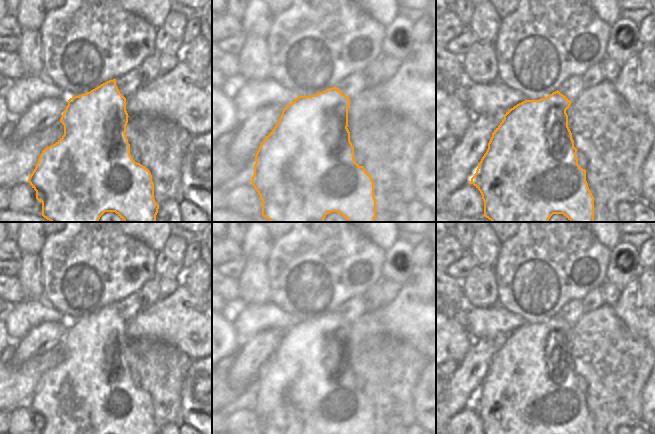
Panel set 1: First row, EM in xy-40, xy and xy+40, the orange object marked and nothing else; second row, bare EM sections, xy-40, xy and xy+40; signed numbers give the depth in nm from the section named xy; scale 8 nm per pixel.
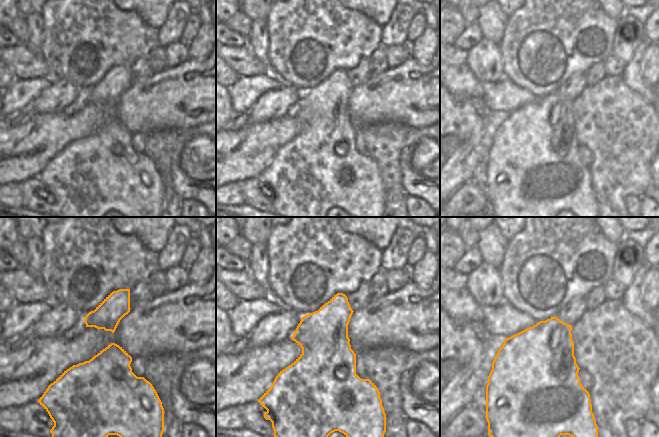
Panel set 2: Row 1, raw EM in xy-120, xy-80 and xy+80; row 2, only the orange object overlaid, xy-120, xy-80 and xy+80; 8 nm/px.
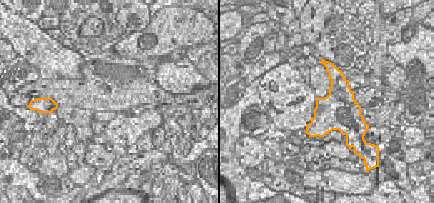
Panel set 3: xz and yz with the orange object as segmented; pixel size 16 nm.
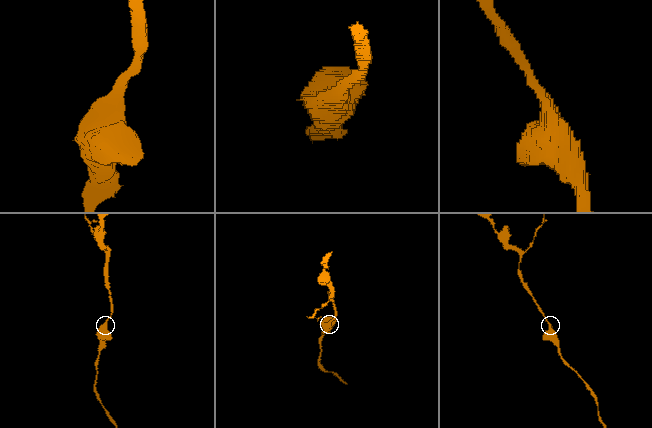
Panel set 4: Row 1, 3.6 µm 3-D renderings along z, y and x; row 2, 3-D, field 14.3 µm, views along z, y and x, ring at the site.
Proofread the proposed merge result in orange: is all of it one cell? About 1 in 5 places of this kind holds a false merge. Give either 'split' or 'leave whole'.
leave whole

